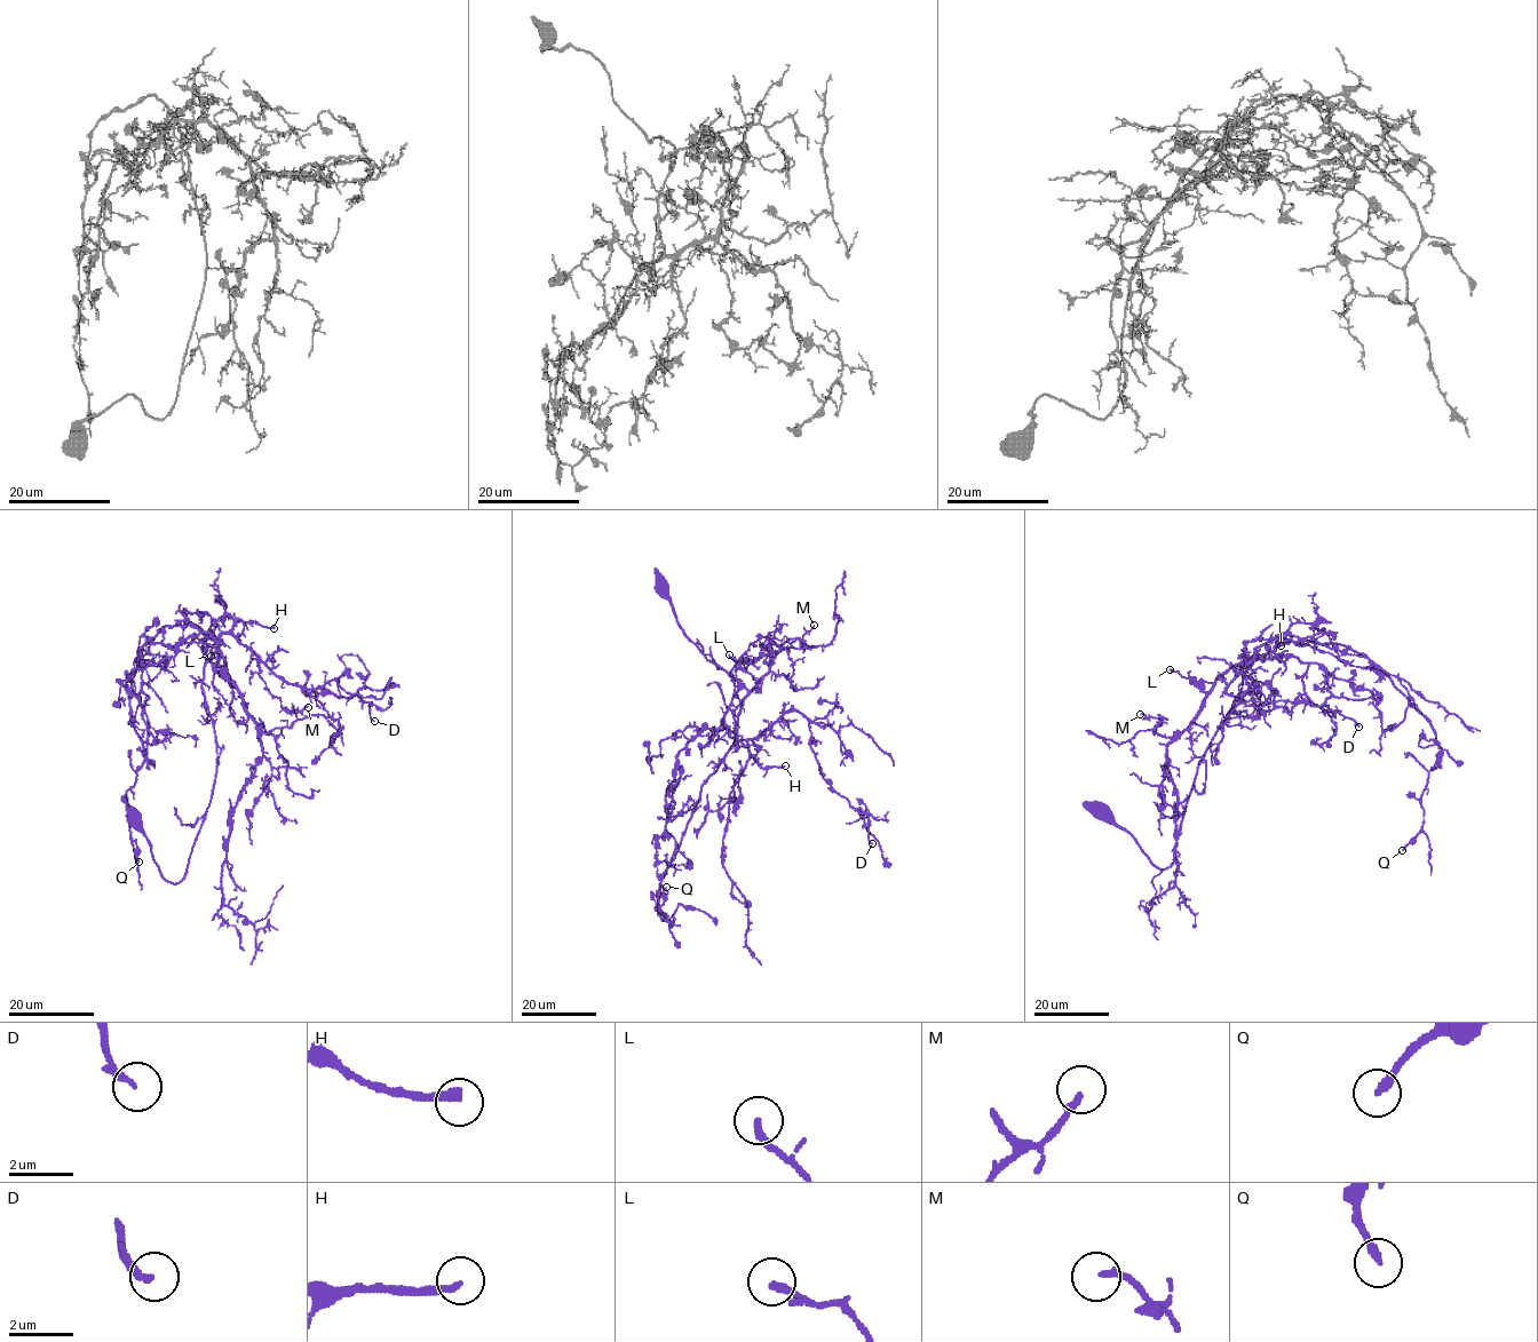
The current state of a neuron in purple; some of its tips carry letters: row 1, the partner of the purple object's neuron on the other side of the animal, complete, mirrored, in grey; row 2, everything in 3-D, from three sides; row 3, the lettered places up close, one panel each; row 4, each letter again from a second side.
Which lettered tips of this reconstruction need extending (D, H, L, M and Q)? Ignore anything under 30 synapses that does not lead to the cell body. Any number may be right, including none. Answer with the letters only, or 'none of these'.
H

